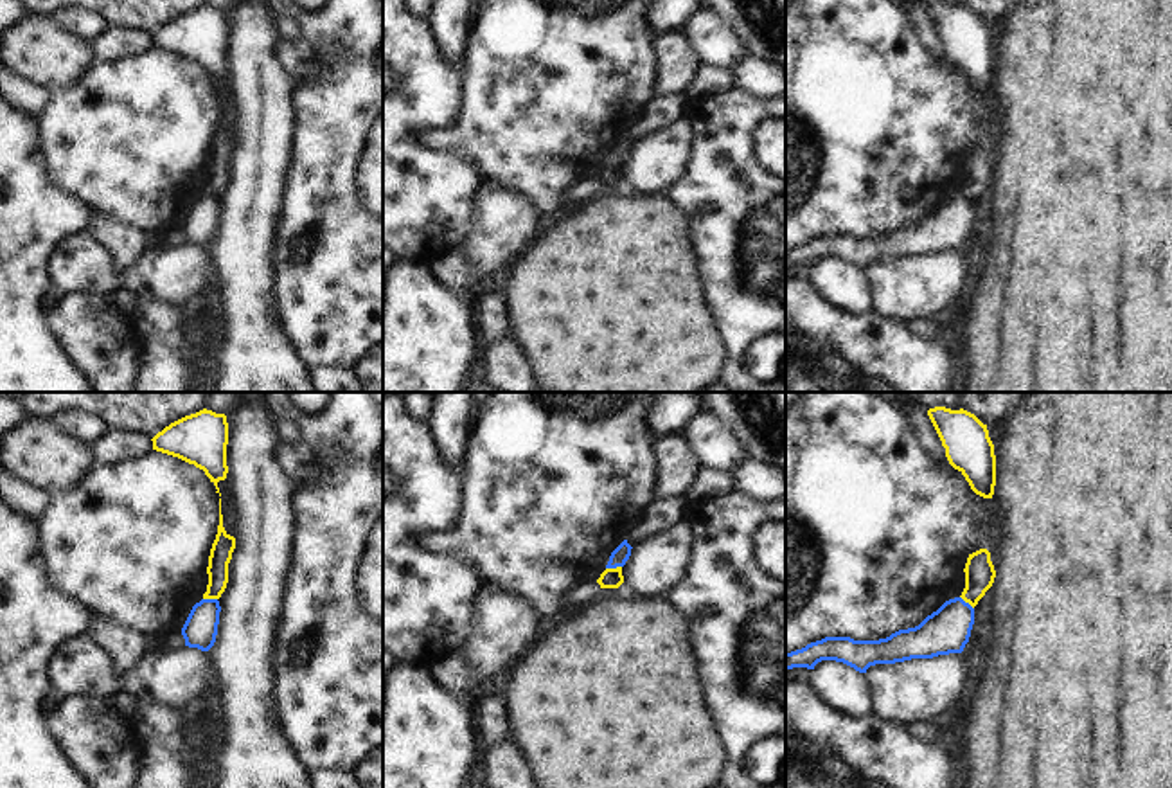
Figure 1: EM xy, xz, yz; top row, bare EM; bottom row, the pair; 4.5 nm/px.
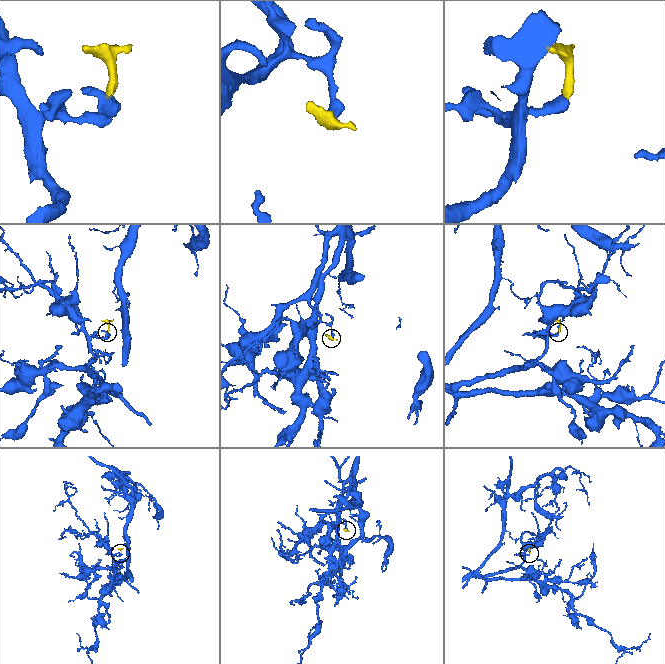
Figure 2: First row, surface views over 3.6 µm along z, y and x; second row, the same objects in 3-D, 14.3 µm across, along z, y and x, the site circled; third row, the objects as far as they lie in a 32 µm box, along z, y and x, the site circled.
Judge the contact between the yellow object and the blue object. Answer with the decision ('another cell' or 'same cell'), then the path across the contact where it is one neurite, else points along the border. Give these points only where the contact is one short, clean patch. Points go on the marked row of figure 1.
another cell; border along xz (621, 565), (606, 569)

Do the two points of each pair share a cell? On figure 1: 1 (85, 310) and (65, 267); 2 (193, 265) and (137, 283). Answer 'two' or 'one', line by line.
1: two
2: one

